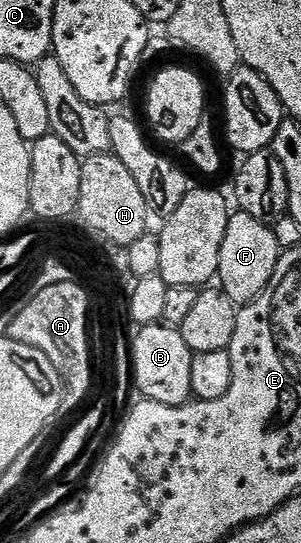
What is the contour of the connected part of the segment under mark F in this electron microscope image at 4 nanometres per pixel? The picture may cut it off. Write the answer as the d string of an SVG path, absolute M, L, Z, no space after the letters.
M234 212L227 223L227 235L223 235L223 247L219 251L217 277L220 288L231 295L239 307L248 305L269 287L269 280L282 252L270 226L251 218L249 214Z

